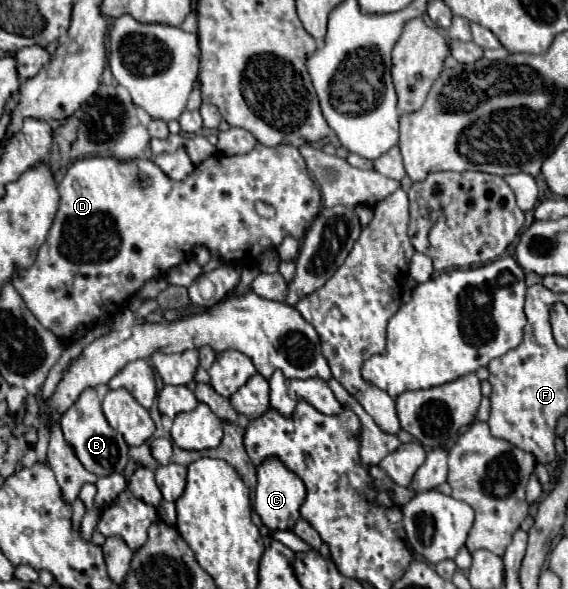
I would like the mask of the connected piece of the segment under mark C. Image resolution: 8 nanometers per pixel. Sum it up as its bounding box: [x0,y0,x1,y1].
[254,459,306,531]

